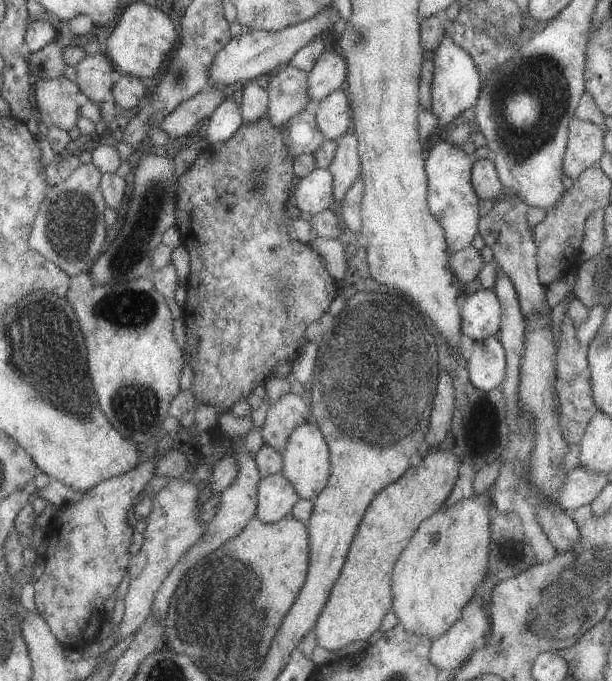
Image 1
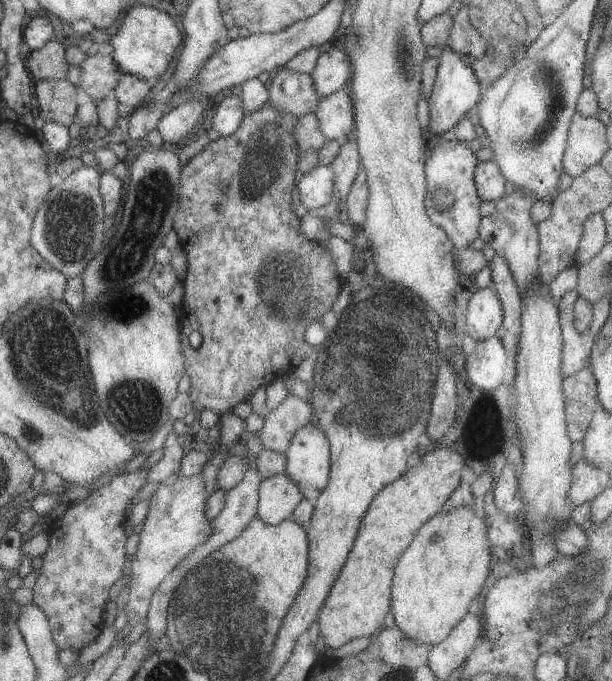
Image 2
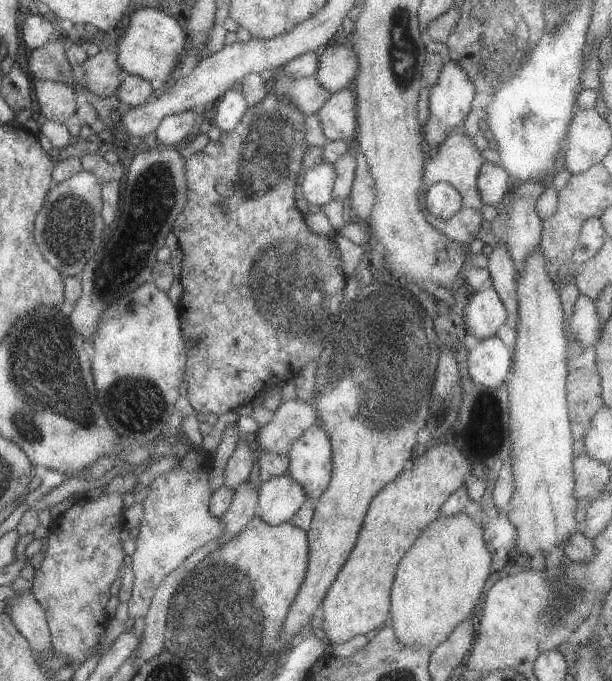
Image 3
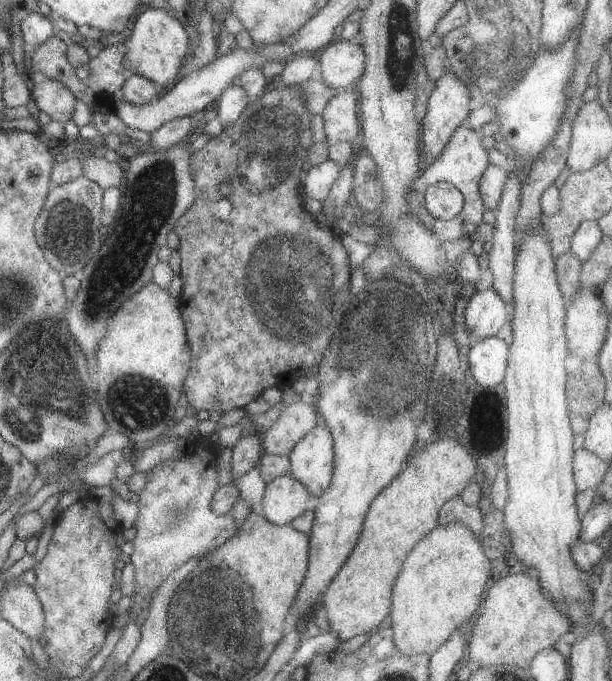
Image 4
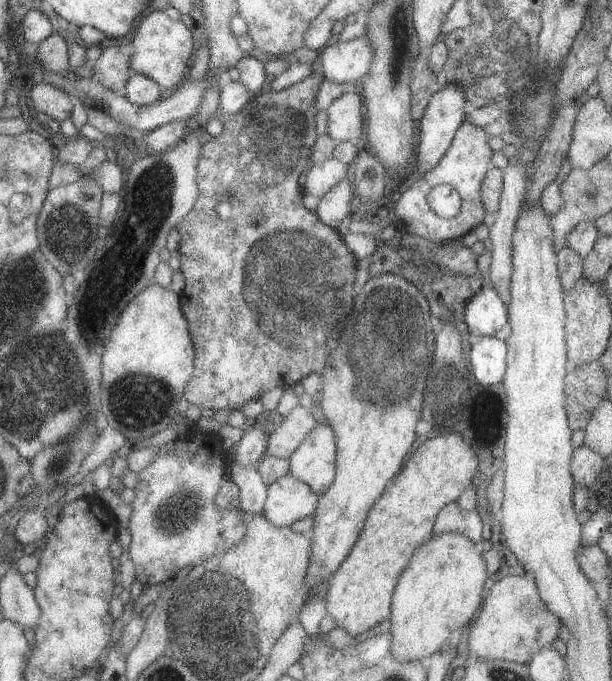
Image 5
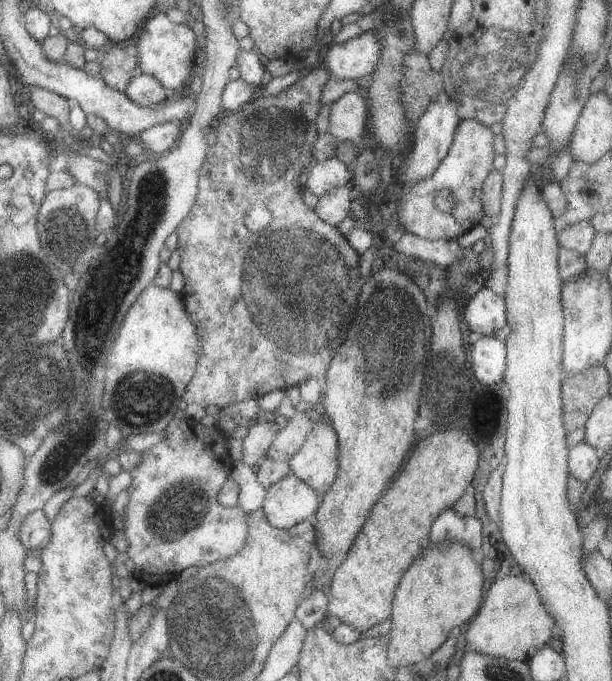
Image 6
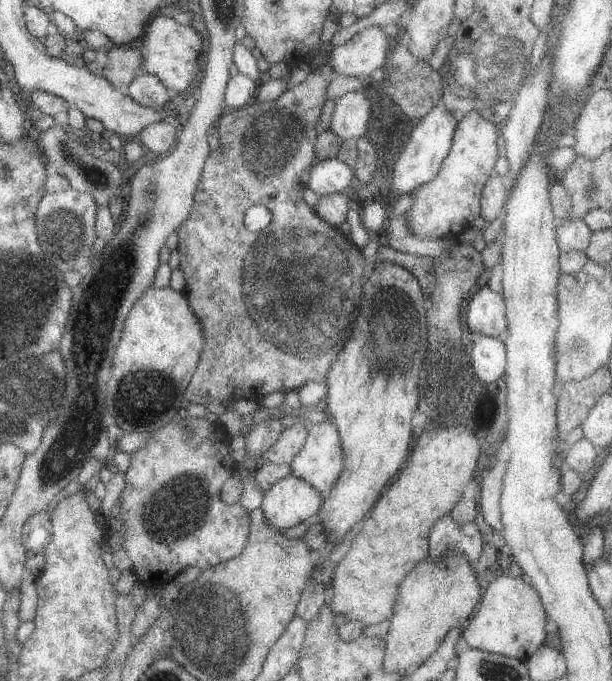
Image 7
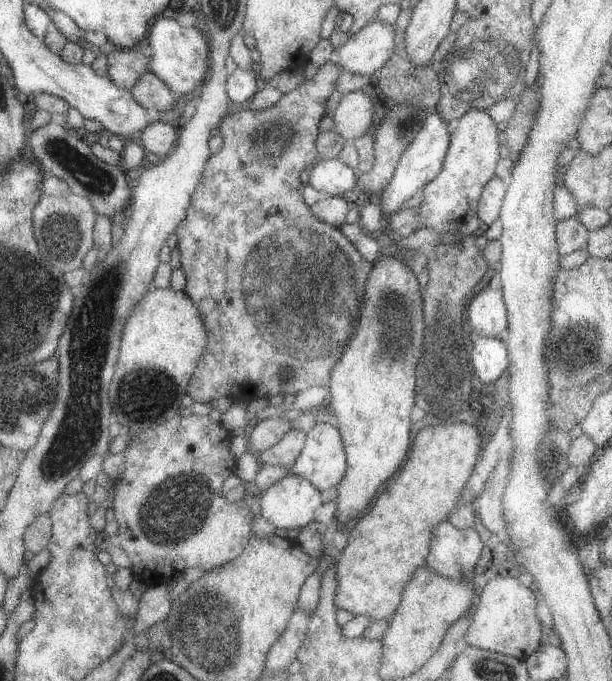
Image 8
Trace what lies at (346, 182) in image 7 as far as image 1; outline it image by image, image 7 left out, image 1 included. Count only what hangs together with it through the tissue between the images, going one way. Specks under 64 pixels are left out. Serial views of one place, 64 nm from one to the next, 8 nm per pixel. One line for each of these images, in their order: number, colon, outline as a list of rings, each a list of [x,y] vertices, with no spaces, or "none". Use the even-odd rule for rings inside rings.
1: [[[315,168],[309,172],[309,176],[295,182],[291,196],[301,214],[305,218],[311,218],[333,204],[333,176],[329,170]]]
2: [[[315,166],[297,178],[299,200],[311,214],[333,200],[333,186],[335,178],[329,166]]]
3: [[[319,164],[311,170],[305,170],[299,176],[299,190],[301,196],[307,200],[309,206],[325,206],[331,200],[331,190],[335,184],[335,168],[333,164]]]
4: [[[325,160],[317,166],[307,166],[305,174],[301,176],[301,184],[299,184],[301,186],[301,196],[323,202],[327,198],[331,186],[339,178],[341,168],[343,166],[333,162],[333,160]]]
5: [[[331,156],[329,160],[323,160],[321,164],[311,164],[303,174],[305,174],[305,180],[301,190],[321,200],[335,184],[349,178],[349,166],[345,166],[343,162]]]
6: [[[333,156],[323,162],[313,162],[307,168],[307,182],[303,186],[303,192],[311,192],[317,198],[321,198],[333,192],[335,188],[349,186],[351,178],[353,178],[351,168]]]

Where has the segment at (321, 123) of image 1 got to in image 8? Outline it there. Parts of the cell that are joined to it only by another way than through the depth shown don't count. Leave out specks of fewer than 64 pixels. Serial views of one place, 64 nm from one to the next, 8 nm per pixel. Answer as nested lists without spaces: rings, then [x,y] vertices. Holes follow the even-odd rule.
[[[347,92],[333,110],[333,128],[345,140],[367,134],[373,118],[373,104],[365,92]]]

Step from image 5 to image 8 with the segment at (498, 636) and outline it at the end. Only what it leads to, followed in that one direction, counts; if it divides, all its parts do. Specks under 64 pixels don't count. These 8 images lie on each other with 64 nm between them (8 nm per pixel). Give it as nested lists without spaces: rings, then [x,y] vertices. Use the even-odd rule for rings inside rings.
[[[499,576],[487,582],[475,598],[475,604],[471,608],[471,624],[463,634],[463,642],[471,648],[505,654],[525,662],[541,648],[539,642],[545,638],[545,630],[535,616],[537,604],[537,594],[531,588],[523,586],[517,578]]]

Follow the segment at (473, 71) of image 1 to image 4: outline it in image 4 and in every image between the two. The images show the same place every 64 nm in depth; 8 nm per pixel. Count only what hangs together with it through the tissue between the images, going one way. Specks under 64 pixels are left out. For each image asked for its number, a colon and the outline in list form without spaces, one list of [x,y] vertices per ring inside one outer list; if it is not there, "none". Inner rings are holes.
2: [[[443,48],[443,54],[437,56],[439,58],[439,68],[437,68],[437,76],[435,76],[435,84],[431,88],[429,94],[429,124],[425,130],[425,136],[433,136],[437,134],[441,136],[449,136],[451,130],[461,122],[463,116],[467,116],[467,112],[471,108],[475,108],[479,96],[481,96],[481,88],[477,84],[477,78],[469,66],[469,62],[465,62],[459,54],[455,54],[451,48]]]
3: [[[447,58],[435,84],[429,88],[429,118],[423,126],[425,150],[437,150],[443,144],[443,140],[465,122],[467,114],[473,108],[471,106],[473,98],[475,98],[475,88],[471,84],[471,80],[465,76],[465,72],[455,62],[449,62],[449,58]]]
4: [[[445,72],[437,82],[435,88],[427,100],[427,112],[421,120],[421,162],[423,166],[429,166],[429,162],[435,162],[437,156],[443,152],[445,144],[453,136],[453,132],[465,122],[469,116],[469,88],[451,72]]]

